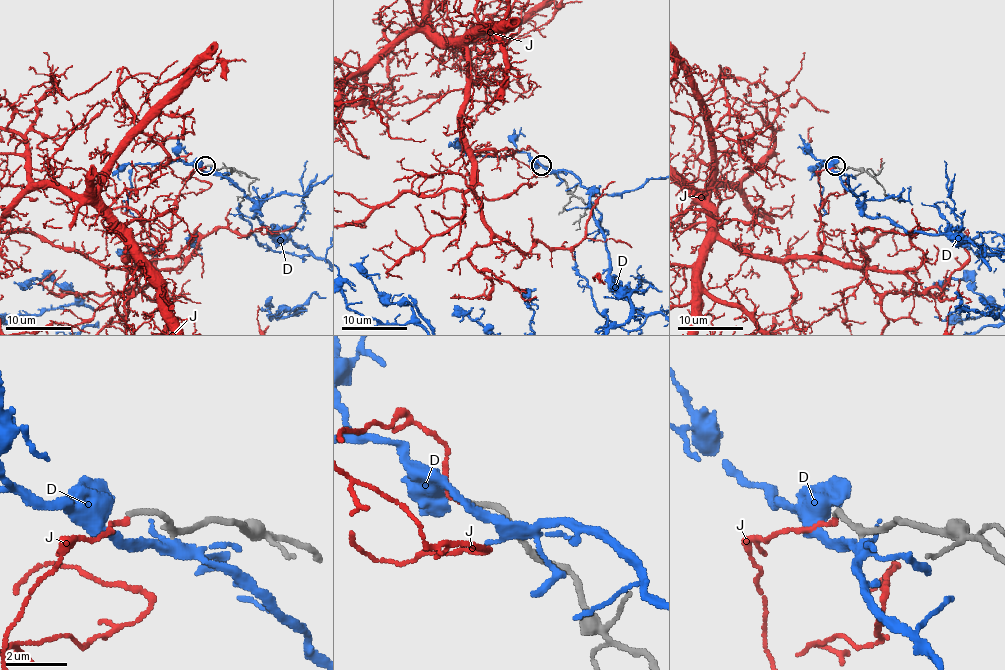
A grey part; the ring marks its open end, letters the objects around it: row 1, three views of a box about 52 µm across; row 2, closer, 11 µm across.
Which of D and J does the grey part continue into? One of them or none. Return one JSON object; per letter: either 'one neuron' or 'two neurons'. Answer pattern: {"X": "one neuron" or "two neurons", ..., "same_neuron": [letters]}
{"D": "two neurons", "J": "two neurons", "same_neuron": []}

